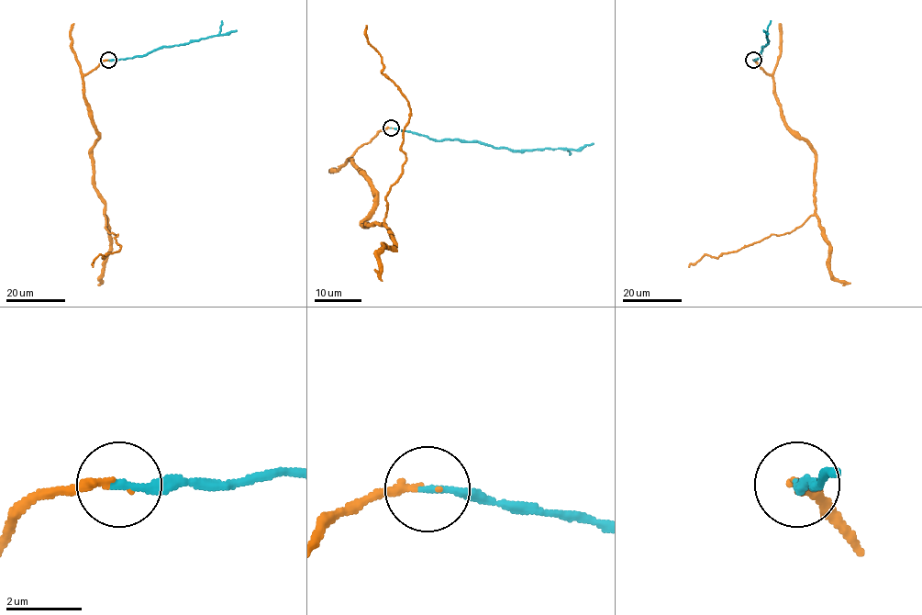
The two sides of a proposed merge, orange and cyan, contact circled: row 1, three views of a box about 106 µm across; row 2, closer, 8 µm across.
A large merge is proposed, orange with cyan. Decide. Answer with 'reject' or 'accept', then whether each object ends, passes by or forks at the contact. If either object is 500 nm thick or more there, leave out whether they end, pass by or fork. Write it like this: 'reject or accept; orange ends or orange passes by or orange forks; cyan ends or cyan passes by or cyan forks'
accept; orange ends; cyan ends

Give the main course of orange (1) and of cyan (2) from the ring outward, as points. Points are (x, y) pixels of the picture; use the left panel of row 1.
1: (107, 60), (83, 76), (83, 95), (98, 134), (94, 187), (120, 249), (100, 254), (93, 267)
2: (108, 60), (142, 56), (163, 47), (237, 30)

